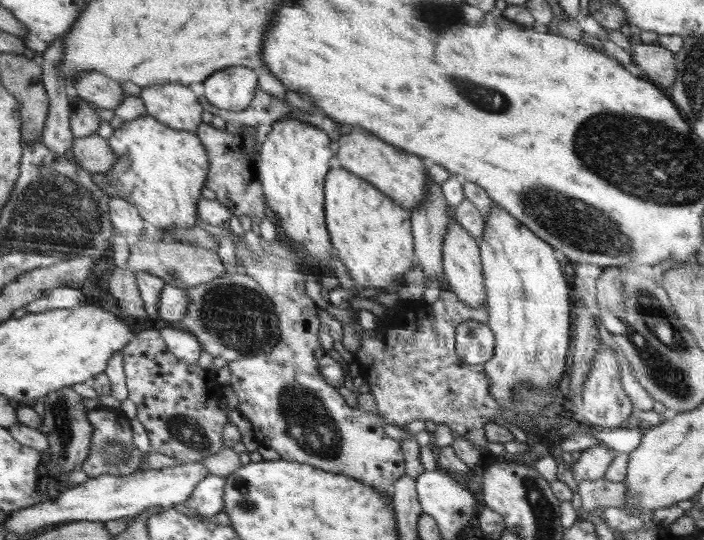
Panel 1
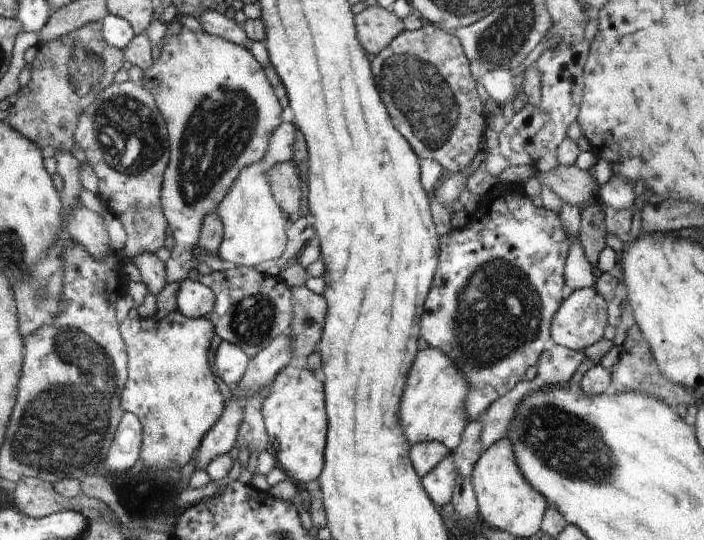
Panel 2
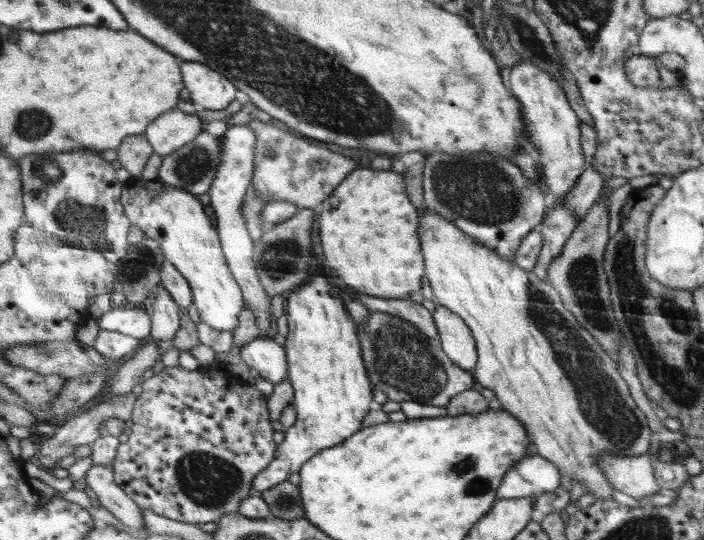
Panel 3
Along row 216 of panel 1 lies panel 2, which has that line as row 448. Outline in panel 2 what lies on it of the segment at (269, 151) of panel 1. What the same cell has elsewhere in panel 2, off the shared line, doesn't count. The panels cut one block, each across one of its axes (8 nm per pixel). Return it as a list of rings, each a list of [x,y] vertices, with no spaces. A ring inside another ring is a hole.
[[[286,365],[270,384],[268,396],[262,404],[262,414],[270,440],[270,447],[280,468],[285,470],[302,489],[310,480],[318,479],[325,466],[326,412],[324,412],[322,384],[308,368]]]

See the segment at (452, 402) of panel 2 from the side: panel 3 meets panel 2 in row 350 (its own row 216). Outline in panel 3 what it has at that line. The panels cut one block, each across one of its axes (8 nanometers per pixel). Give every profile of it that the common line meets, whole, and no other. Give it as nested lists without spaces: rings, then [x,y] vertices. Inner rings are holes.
[[[430,209],[419,213],[421,226],[418,234],[433,300],[461,315],[470,326],[478,345],[478,364],[472,372],[480,388],[492,389],[503,410],[521,419],[538,455],[553,462],[559,472],[564,472],[571,480],[586,484],[586,492],[594,493],[597,501],[613,499],[615,489],[605,479],[597,460],[604,453],[646,455],[652,432],[644,414],[630,398],[626,382],[620,378],[611,356],[604,354],[594,337],[578,324],[550,283],[532,271],[523,270],[510,259],[502,258],[490,247],[482,246],[441,214]]]

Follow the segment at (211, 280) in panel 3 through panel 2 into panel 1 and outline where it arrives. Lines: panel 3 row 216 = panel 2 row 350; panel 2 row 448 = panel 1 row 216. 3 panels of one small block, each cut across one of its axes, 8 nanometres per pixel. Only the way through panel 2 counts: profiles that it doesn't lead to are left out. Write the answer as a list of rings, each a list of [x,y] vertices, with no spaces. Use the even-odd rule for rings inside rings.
[[[144,113],[142,116],[135,118],[132,122],[126,122],[118,128],[110,136],[108,145],[118,156],[118,163],[114,164],[114,168],[101,177],[95,177],[99,186],[105,188],[106,195],[111,195],[111,199],[119,197],[134,207],[139,212],[139,215],[160,229],[190,229],[196,224],[196,202],[200,200],[200,192],[204,186],[207,186],[206,180],[209,175],[209,154],[204,148],[204,144],[197,138],[195,134],[190,134],[186,130],[174,130],[165,126],[164,123],[158,122],[157,118]]]

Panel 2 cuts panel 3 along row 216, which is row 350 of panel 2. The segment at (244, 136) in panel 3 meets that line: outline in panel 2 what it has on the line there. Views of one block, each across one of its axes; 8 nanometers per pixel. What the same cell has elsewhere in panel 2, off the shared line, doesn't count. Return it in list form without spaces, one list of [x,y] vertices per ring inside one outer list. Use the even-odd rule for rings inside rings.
[[[222,341],[215,352],[216,374],[230,391],[237,386],[246,372],[249,356],[239,346]]]

